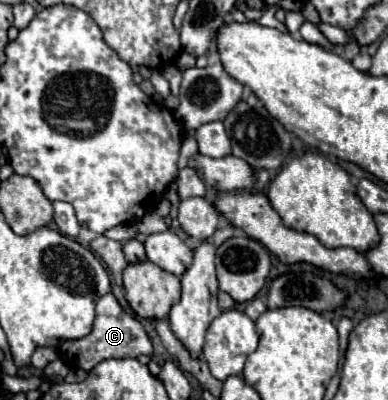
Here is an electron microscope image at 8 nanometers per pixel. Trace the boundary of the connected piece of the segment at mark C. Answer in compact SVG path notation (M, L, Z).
M106 293L98 299L96 319L94 319L94 327L92 327L90 335L60 345L60 355L64 359L68 359L74 367L84 369L84 371L90 371L102 359L110 359L110 357L126 359L126 357L138 357L142 353L152 355L152 343L150 343L146 331L142 329L142 325L120 307L120 303L116 301L116 297L112 293Z

